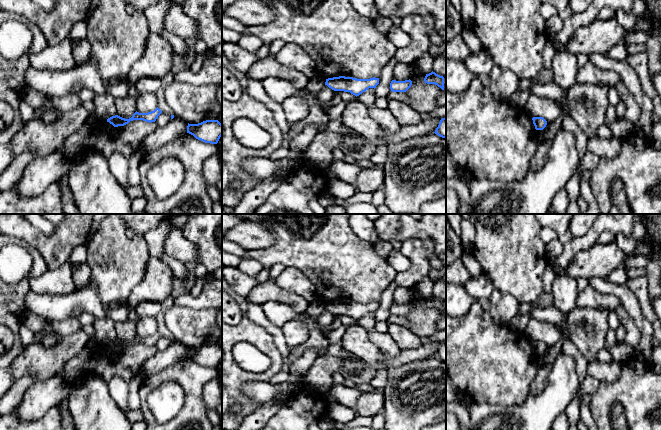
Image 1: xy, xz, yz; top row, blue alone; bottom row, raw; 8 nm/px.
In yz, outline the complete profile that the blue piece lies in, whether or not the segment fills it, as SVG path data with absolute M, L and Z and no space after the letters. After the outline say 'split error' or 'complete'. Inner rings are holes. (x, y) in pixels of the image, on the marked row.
M533 117L532 120L536 130L543 130L547 125L547 121L543 117Z; complete

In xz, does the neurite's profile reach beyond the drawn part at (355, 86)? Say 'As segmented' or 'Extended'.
As segmented

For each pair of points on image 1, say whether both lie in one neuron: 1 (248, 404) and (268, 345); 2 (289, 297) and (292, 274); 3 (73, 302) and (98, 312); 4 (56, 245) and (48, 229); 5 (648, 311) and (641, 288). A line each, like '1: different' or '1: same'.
1: same
2: different
3: same
4: different
5: same

